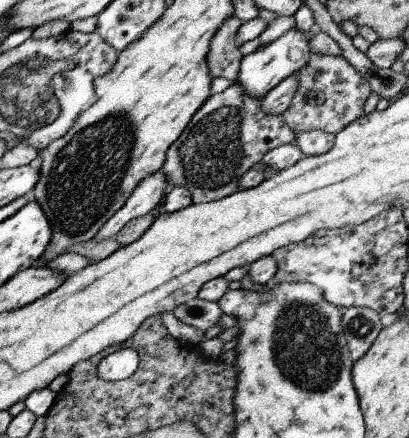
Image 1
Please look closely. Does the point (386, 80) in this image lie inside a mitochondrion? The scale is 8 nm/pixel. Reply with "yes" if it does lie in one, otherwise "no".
no

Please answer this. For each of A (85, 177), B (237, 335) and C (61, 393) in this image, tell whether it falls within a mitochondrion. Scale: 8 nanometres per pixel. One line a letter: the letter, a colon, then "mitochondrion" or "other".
A: mitochondrion
B: other
C: other

